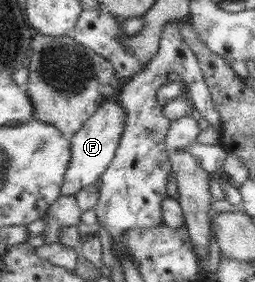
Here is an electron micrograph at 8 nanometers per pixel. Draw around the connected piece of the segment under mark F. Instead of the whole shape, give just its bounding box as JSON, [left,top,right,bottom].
[60,100,126,196]

